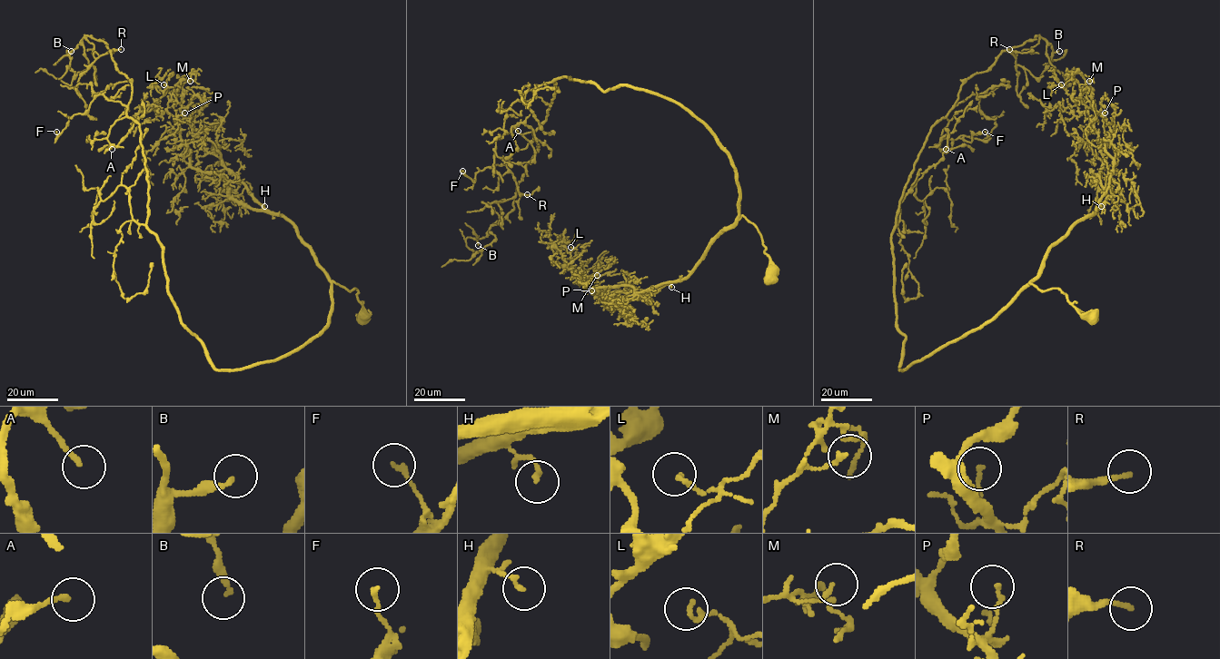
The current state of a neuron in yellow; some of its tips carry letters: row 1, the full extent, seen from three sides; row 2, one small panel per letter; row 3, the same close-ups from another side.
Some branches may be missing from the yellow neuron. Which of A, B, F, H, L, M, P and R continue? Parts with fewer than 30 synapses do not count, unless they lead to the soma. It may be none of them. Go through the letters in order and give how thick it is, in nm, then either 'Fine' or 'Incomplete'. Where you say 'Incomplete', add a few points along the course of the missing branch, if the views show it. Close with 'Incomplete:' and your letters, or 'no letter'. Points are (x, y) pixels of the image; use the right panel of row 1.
A: Thickness 170 nm. Fine
B: Thickness 200 nm. Fine
F: Thickness 160 nm. Fine
H: Thickness 140 nm. Fine
L: Thickness 160 nm. Fine
M: Thickness 140 nm. Fine
P: Thickness 140 nm. Fine
R: Thickness 170 nm. Fine
Incomplete: no letter

